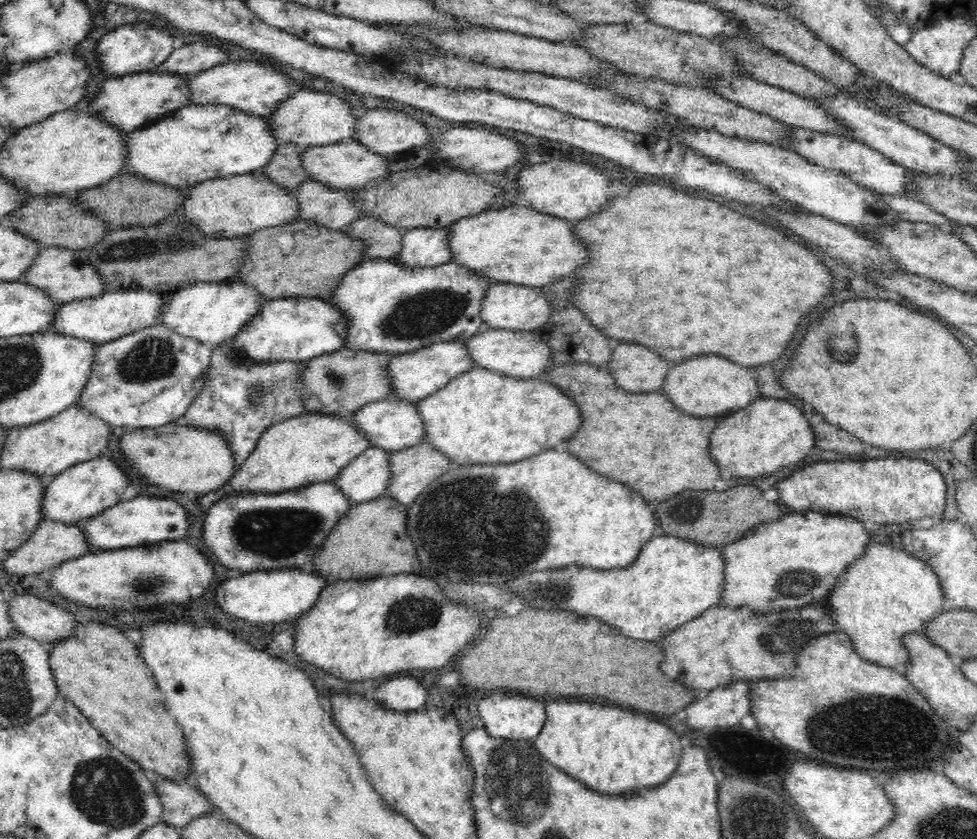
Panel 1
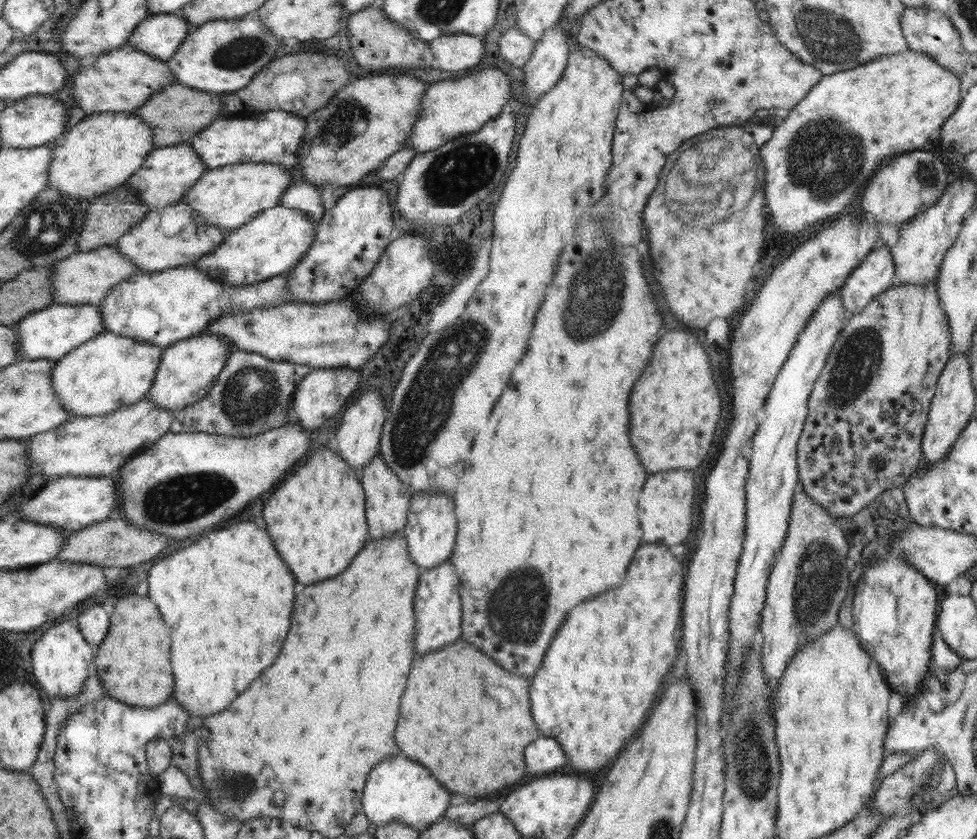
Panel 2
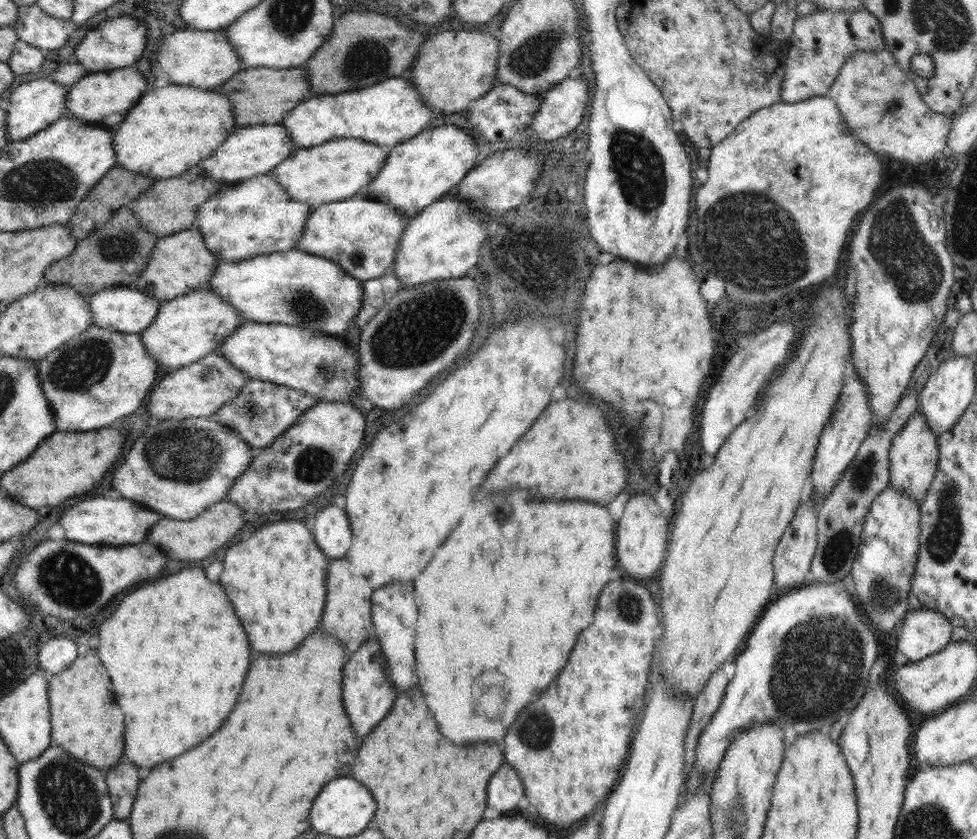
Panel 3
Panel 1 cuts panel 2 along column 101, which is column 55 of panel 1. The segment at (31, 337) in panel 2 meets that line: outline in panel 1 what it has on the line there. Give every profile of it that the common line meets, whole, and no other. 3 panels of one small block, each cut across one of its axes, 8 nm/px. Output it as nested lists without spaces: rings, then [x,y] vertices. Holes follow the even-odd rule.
[[[124,290],[104,292],[92,298],[70,302],[60,306],[49,330],[72,338],[89,340],[99,346],[132,332],[160,324],[159,319],[166,302],[164,296],[146,290]]]

